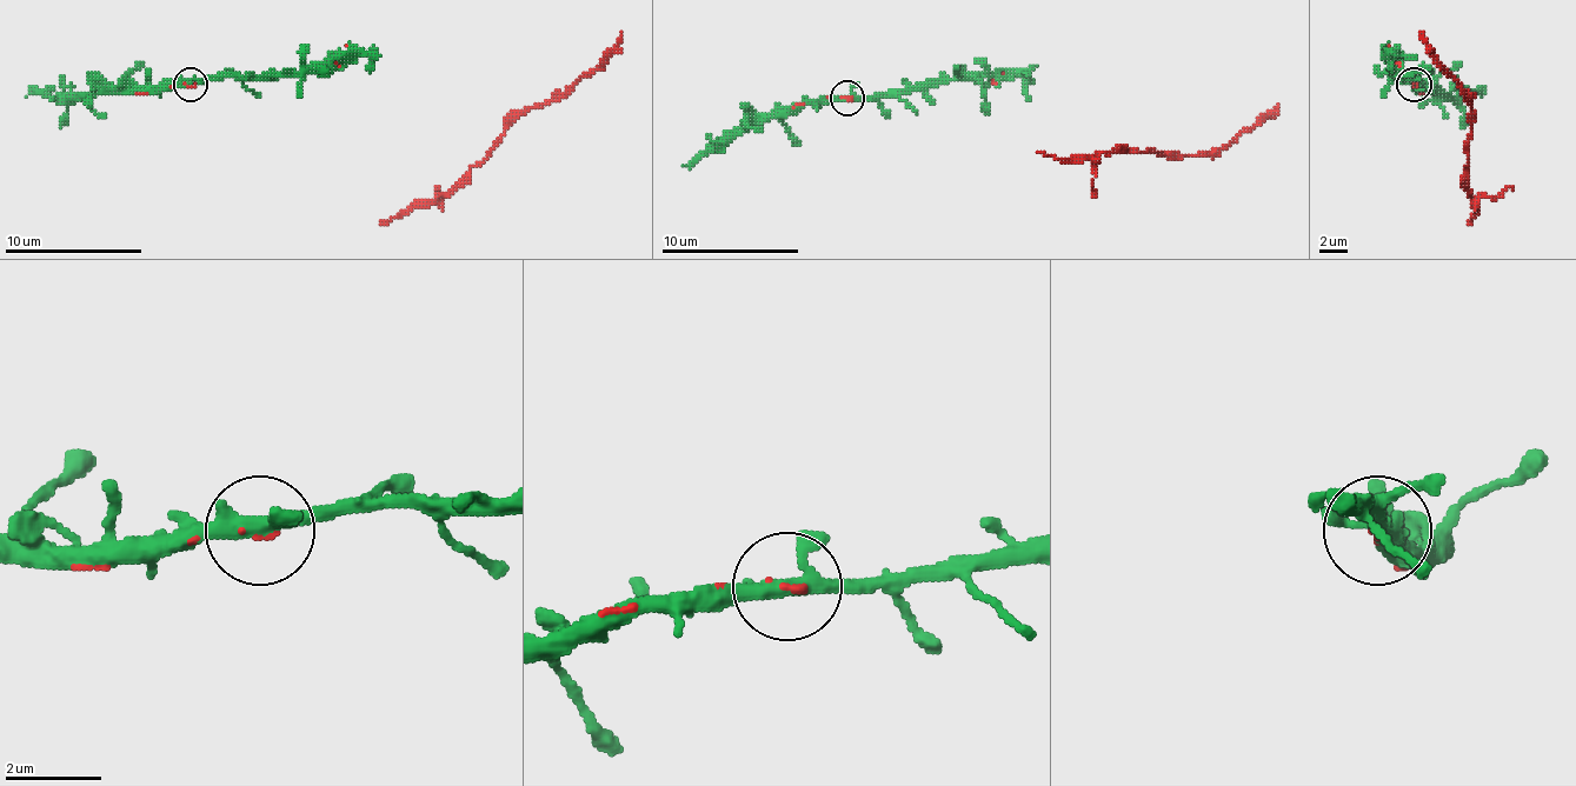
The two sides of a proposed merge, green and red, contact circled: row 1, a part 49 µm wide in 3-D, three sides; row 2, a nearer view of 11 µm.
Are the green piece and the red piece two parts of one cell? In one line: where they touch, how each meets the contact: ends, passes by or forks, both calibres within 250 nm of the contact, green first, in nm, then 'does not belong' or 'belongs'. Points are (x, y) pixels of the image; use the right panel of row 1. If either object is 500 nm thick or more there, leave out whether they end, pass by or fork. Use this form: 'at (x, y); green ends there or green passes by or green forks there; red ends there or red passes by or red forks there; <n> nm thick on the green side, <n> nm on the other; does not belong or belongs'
at (1414, 84); green forks there; red ends there; 320 nm thick on the green side, 70 nm on the other; belongs

